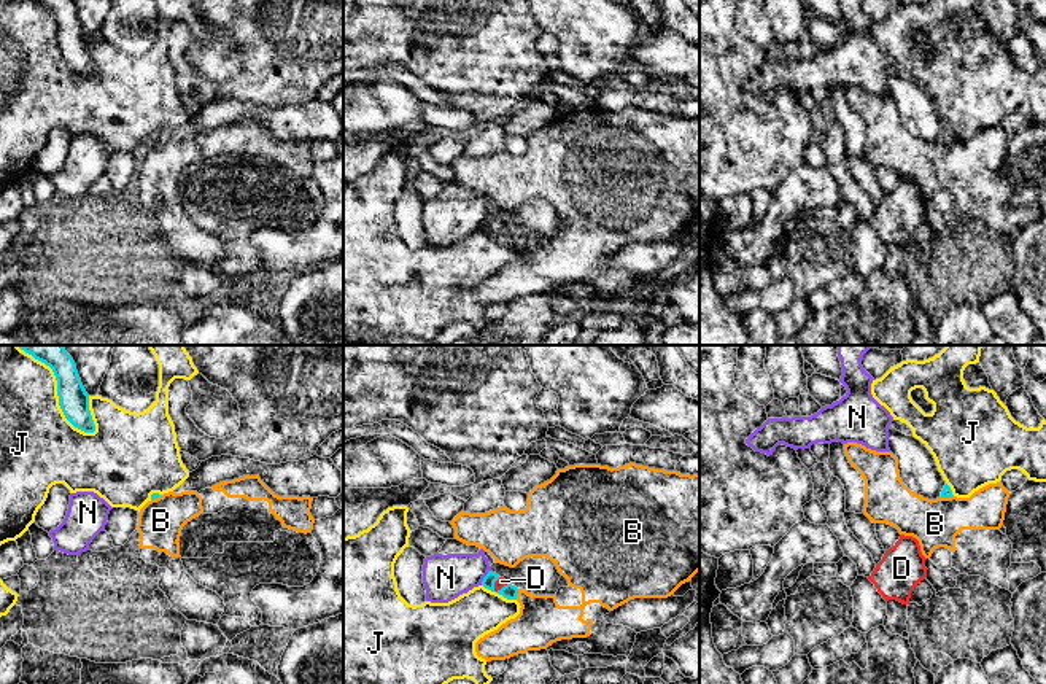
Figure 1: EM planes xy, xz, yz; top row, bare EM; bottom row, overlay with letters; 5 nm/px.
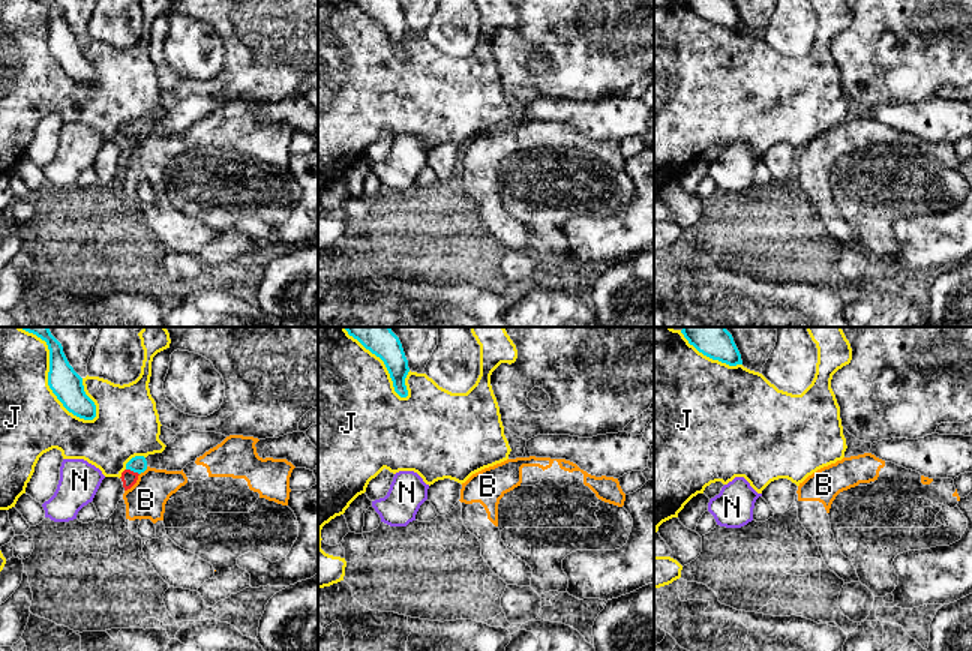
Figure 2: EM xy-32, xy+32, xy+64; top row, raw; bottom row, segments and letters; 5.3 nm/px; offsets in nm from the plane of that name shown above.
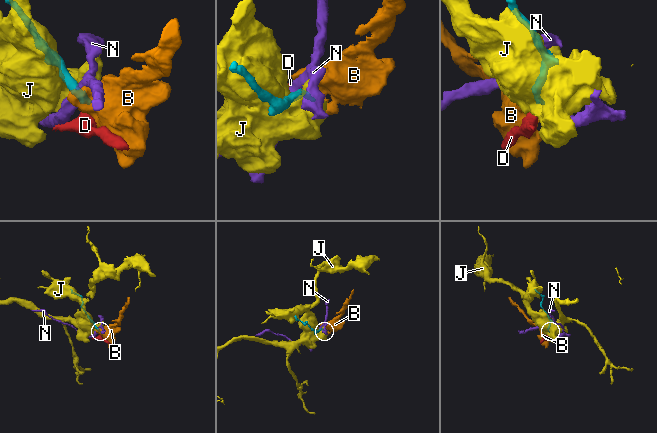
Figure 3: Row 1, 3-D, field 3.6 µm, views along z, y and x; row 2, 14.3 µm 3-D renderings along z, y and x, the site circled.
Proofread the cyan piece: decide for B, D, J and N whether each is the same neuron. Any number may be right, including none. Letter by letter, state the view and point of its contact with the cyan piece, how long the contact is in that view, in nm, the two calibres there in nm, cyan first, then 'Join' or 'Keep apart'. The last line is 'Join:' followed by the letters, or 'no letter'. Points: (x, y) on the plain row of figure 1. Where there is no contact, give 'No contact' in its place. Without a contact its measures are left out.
B: Touches cyan at xz (517, 237). Shared border 60 nm. Thickness 70 nm (cyan) against 240 nm. Keep apart
D: Touches cyan at xz (501, 233). Shared border 90 nm. Thickness 70 nm (cyan) against 50 nm. Join
J: Touches cyan at xy (59, 42). Shared border 500 nm. Thickness 150 nm (cyan) against 380 nm. Keep apart
N: Touches cyan at xz (484, 221). Shared border 90 nm. Thickness 70 nm (cyan) against 220 nm. Keep apart
Join: D

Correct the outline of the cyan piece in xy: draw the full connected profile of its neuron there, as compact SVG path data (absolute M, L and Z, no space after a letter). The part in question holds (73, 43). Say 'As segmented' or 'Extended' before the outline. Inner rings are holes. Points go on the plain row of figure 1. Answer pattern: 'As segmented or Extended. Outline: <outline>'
As segmented. Outline: M33 0L49 10L57 24L59 49L65 62L84 76L94 76L95 68L86 37L72 0Z

